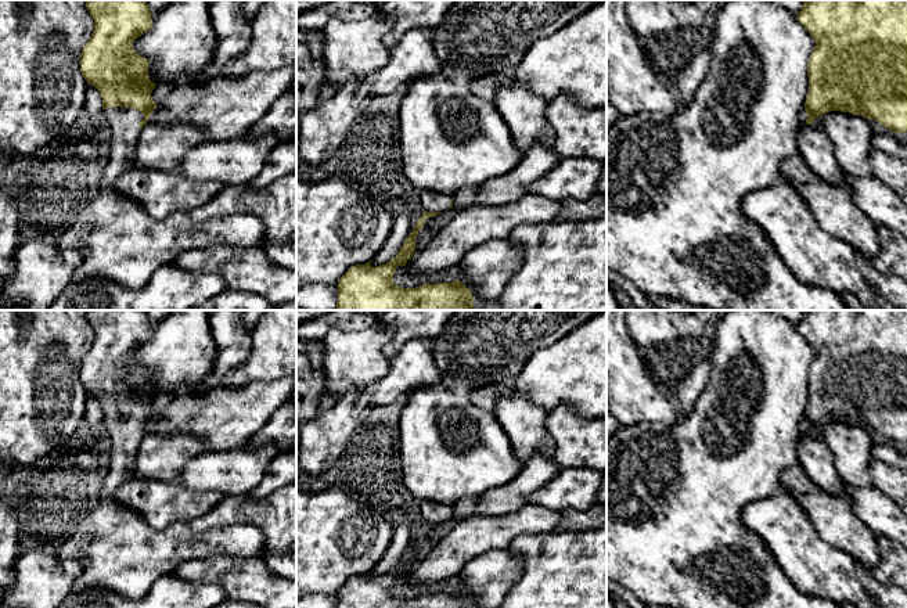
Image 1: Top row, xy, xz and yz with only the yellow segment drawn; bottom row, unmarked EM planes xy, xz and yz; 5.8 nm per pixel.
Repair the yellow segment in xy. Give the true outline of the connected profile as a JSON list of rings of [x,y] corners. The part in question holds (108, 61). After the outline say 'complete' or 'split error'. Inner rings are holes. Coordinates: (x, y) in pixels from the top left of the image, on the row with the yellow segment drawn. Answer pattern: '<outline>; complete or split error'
[[[86,0],[86,7],[94,19],[94,30],[82,50],[80,72],[101,94],[102,111],[112,137],[100,193],[66,230],[57,234],[60,249],[80,252],[80,265],[72,281],[100,277],[119,287],[137,289],[162,266],[172,263],[186,251],[219,245],[262,245],[263,222],[255,215],[234,213],[194,222],[190,212],[174,211],[168,217],[155,220],[137,201],[115,190],[116,179],[133,166],[141,129],[156,108],[151,97],[156,84],[148,79],[148,60],[133,48],[133,42],[152,28],[152,14],[145,0]]]; split error

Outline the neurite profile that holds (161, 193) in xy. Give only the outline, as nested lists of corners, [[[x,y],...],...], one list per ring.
[[[132,166],[122,173],[115,190],[137,201],[155,220],[162,220],[174,211],[191,212],[215,198],[223,188],[219,181],[190,181],[176,170],[158,170]]]

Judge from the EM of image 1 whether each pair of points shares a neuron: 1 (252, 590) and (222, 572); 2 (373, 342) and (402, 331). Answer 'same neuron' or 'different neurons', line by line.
1: same neuron
2: different neurons

